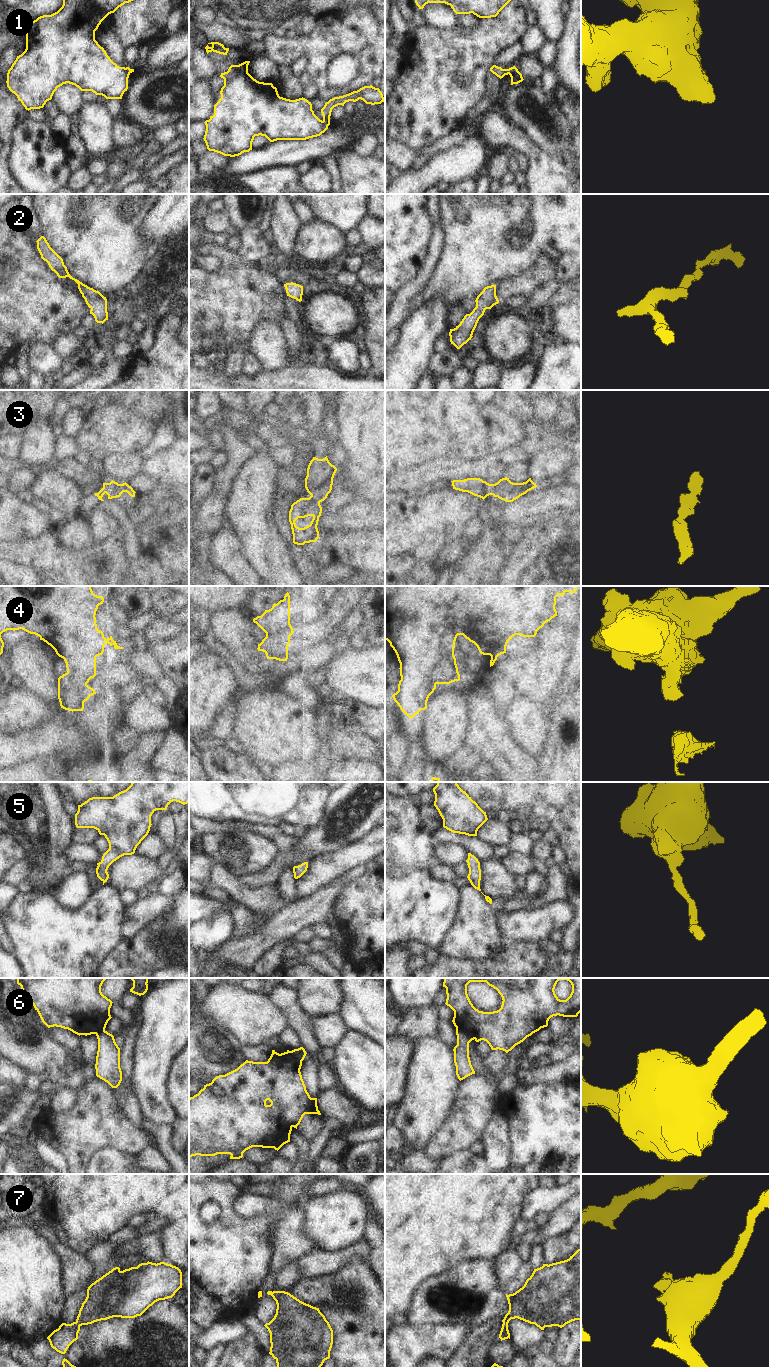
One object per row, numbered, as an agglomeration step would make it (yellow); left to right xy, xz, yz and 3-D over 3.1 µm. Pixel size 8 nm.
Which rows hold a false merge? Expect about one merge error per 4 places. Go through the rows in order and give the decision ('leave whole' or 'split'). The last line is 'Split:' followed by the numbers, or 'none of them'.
1: split
2: leave whole
3: leave whole
4: leave whole
5: leave whole
6: split
7: leave whole
Split: 1, 6

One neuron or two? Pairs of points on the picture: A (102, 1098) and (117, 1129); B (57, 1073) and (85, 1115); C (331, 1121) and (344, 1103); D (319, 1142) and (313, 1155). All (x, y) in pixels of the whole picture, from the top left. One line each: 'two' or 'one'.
A: one
B: two
C: two
D: one

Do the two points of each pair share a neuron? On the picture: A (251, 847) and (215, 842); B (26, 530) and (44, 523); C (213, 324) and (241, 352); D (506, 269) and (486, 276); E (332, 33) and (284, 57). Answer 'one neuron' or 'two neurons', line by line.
A: one neuron
B: one neuron
C: two neurons
D: one neuron
E: one neuron

